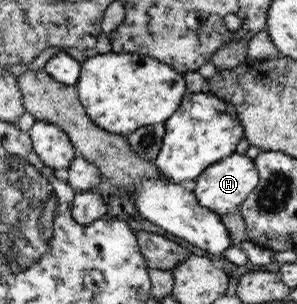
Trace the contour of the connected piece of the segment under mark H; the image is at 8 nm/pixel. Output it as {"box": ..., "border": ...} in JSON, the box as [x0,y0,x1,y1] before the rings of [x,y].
{"box":[194,153,259,216],"border":[[[235,153],[211,164],[195,182],[194,192],[200,206],[221,216],[238,210],[254,187],[258,186],[259,173],[252,159],[246,154]]]}

